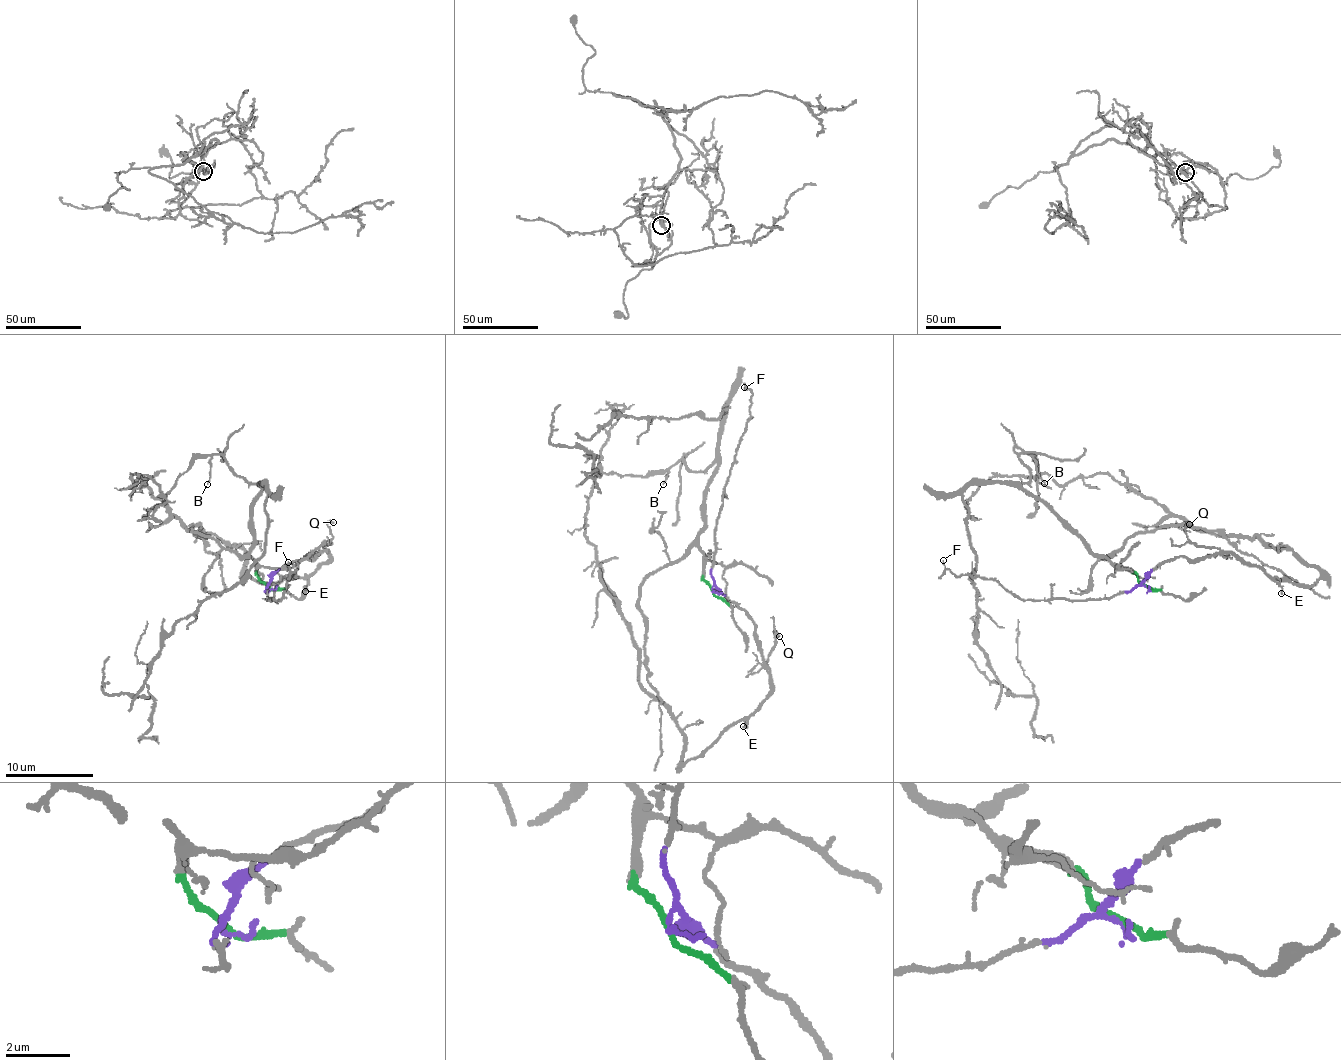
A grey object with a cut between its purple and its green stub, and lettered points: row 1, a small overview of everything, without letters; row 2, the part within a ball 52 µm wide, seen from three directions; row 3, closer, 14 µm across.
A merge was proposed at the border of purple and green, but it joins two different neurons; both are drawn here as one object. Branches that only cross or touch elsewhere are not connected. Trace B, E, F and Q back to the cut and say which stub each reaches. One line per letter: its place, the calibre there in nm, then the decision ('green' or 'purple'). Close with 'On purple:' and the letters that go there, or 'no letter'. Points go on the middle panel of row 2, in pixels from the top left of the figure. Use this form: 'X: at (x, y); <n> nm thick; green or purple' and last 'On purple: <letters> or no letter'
B: at (663, 484); 80 nm thick; green
E: at (743, 726); 120 nm thick; purple
F: at (744, 387); 100 nm thick; purple
Q: at (779, 636); 140 nm thick; purple
On purple: E, F, Q

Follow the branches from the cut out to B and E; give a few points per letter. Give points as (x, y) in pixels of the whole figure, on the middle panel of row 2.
B: (713, 591), (703, 577), (699, 540), (706, 485), (718, 465), (696, 471), (682, 460), (676, 462), (663, 485)
E: (713, 589), (718, 589), (754, 623), (756, 645), (769, 676), (771, 694), (743, 727)

